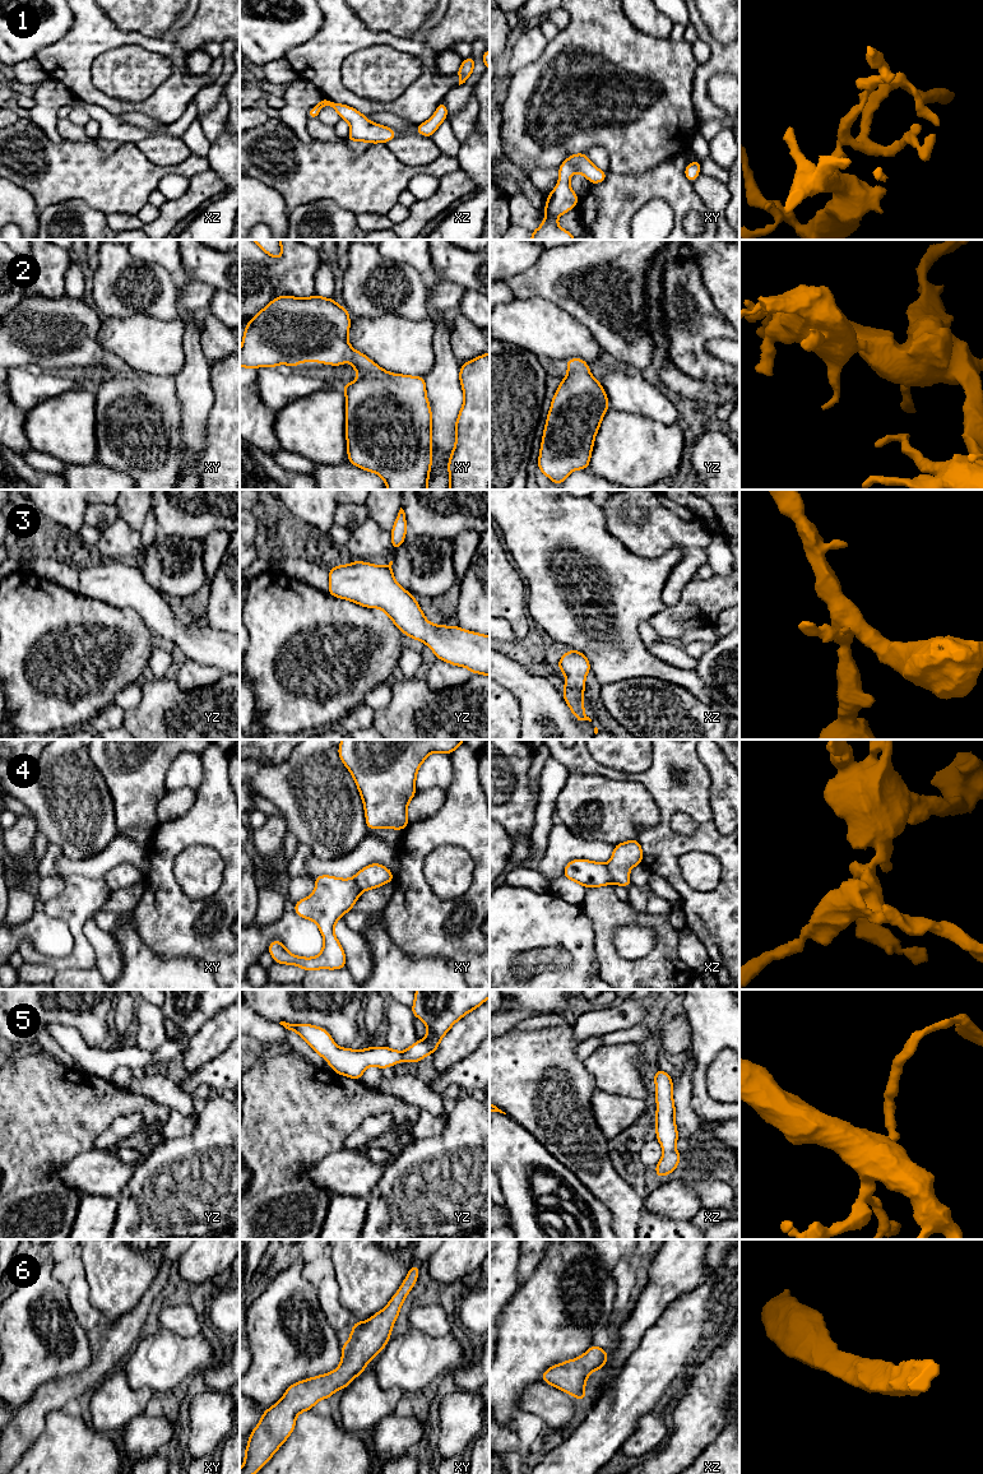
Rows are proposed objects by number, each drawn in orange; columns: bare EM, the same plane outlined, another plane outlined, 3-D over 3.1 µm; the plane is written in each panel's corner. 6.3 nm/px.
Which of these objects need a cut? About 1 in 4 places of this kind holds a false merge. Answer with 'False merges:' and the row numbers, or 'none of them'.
False merges: 4

